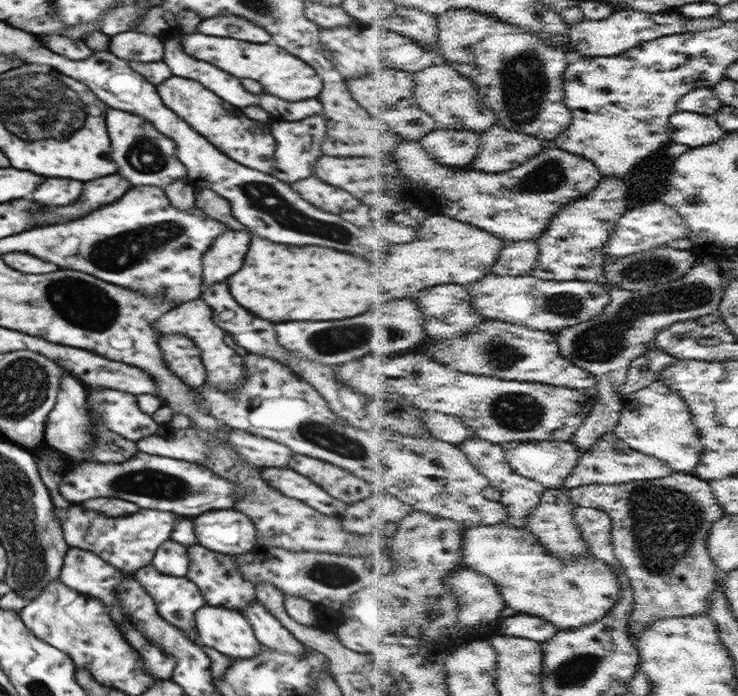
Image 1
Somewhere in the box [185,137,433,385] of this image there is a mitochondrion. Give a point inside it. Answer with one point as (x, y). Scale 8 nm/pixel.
(261, 195)

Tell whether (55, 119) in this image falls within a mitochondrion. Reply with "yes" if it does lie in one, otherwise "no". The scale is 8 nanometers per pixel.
yes

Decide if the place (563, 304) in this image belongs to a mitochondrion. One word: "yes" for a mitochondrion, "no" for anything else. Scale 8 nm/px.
yes

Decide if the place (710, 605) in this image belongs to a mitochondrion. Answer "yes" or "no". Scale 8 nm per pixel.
no

